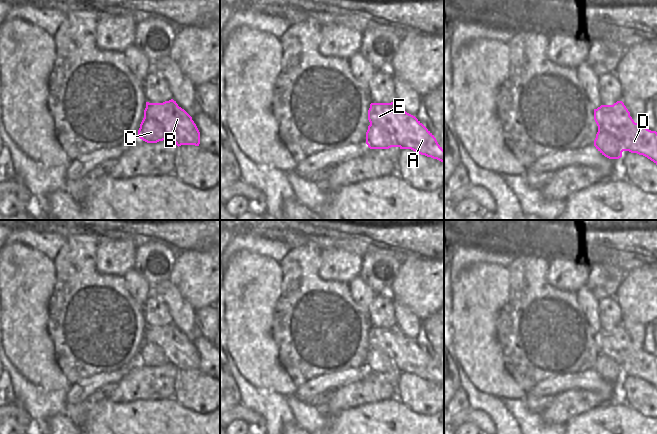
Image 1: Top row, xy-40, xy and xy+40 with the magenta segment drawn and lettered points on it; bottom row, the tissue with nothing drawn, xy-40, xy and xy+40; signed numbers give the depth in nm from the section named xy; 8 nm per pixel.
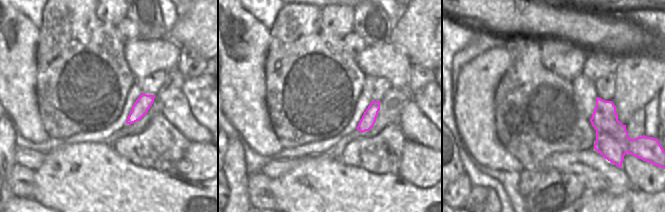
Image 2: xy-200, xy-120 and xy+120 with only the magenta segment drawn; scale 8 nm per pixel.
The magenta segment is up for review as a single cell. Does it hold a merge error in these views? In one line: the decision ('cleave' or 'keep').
cleave

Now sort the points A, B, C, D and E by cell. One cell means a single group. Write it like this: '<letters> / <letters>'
A B D E / C

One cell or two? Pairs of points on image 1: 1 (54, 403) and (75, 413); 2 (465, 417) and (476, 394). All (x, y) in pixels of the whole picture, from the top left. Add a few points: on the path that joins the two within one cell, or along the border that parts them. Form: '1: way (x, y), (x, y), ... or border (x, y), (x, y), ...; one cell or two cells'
1: border (66, 404), (66, 409), (63, 412); two cells
2: border (469, 406), (484, 411), (490, 418); two cells

